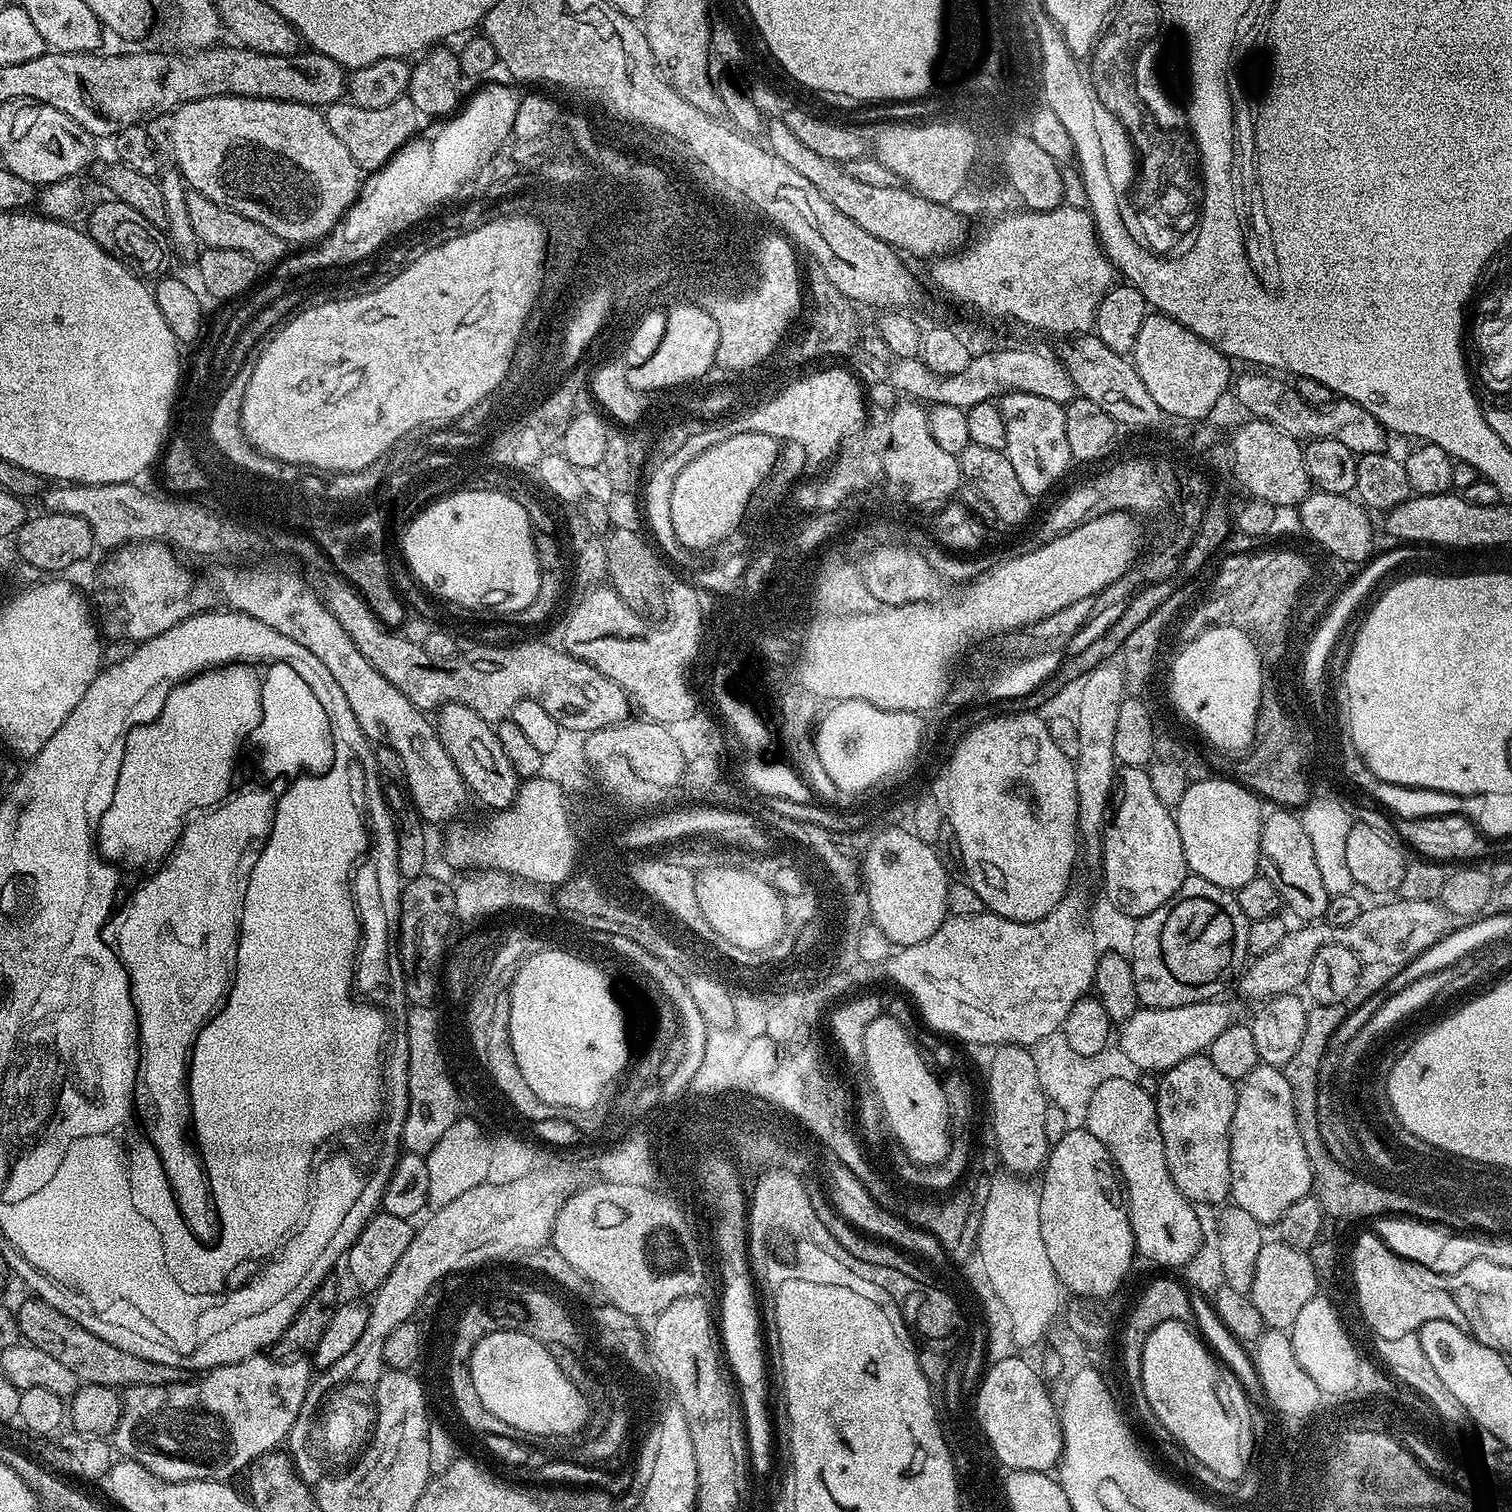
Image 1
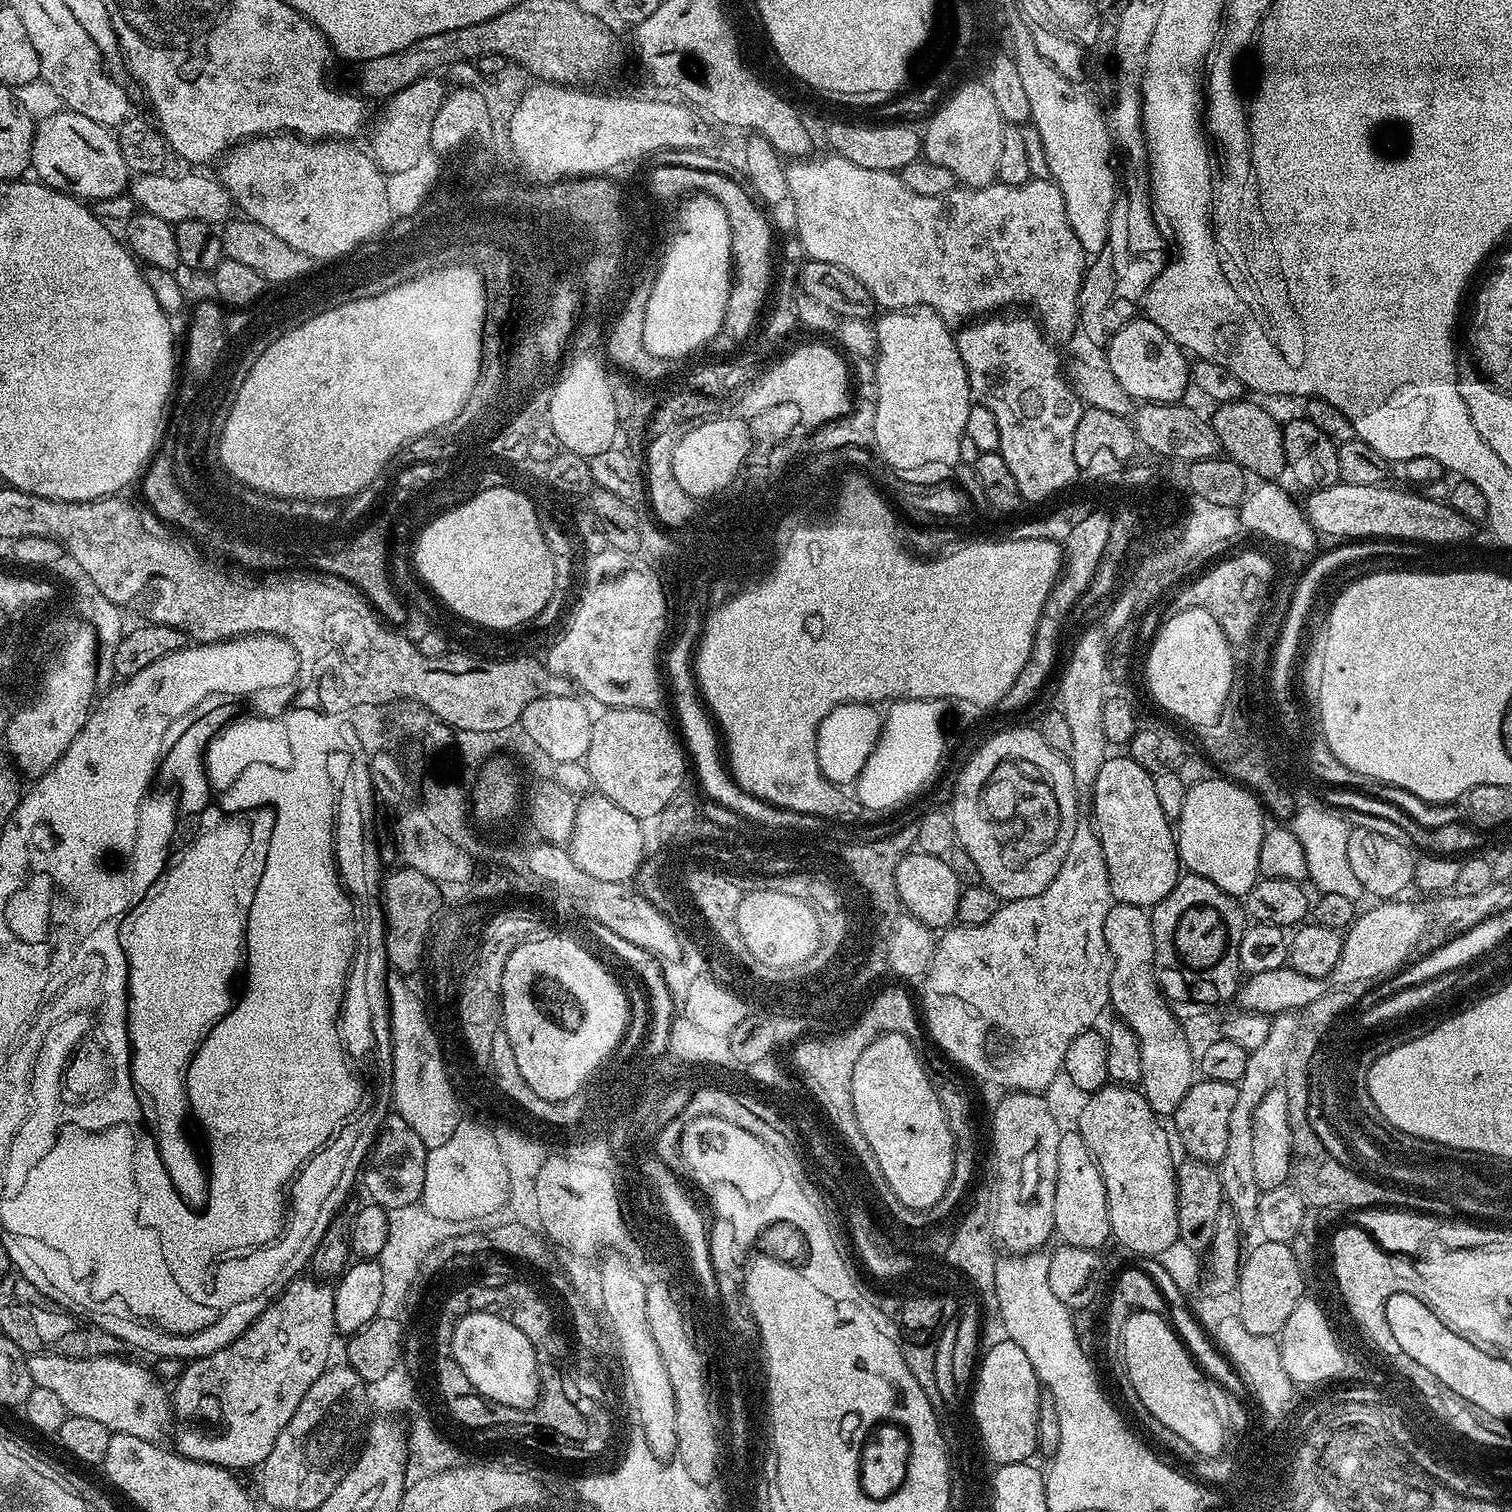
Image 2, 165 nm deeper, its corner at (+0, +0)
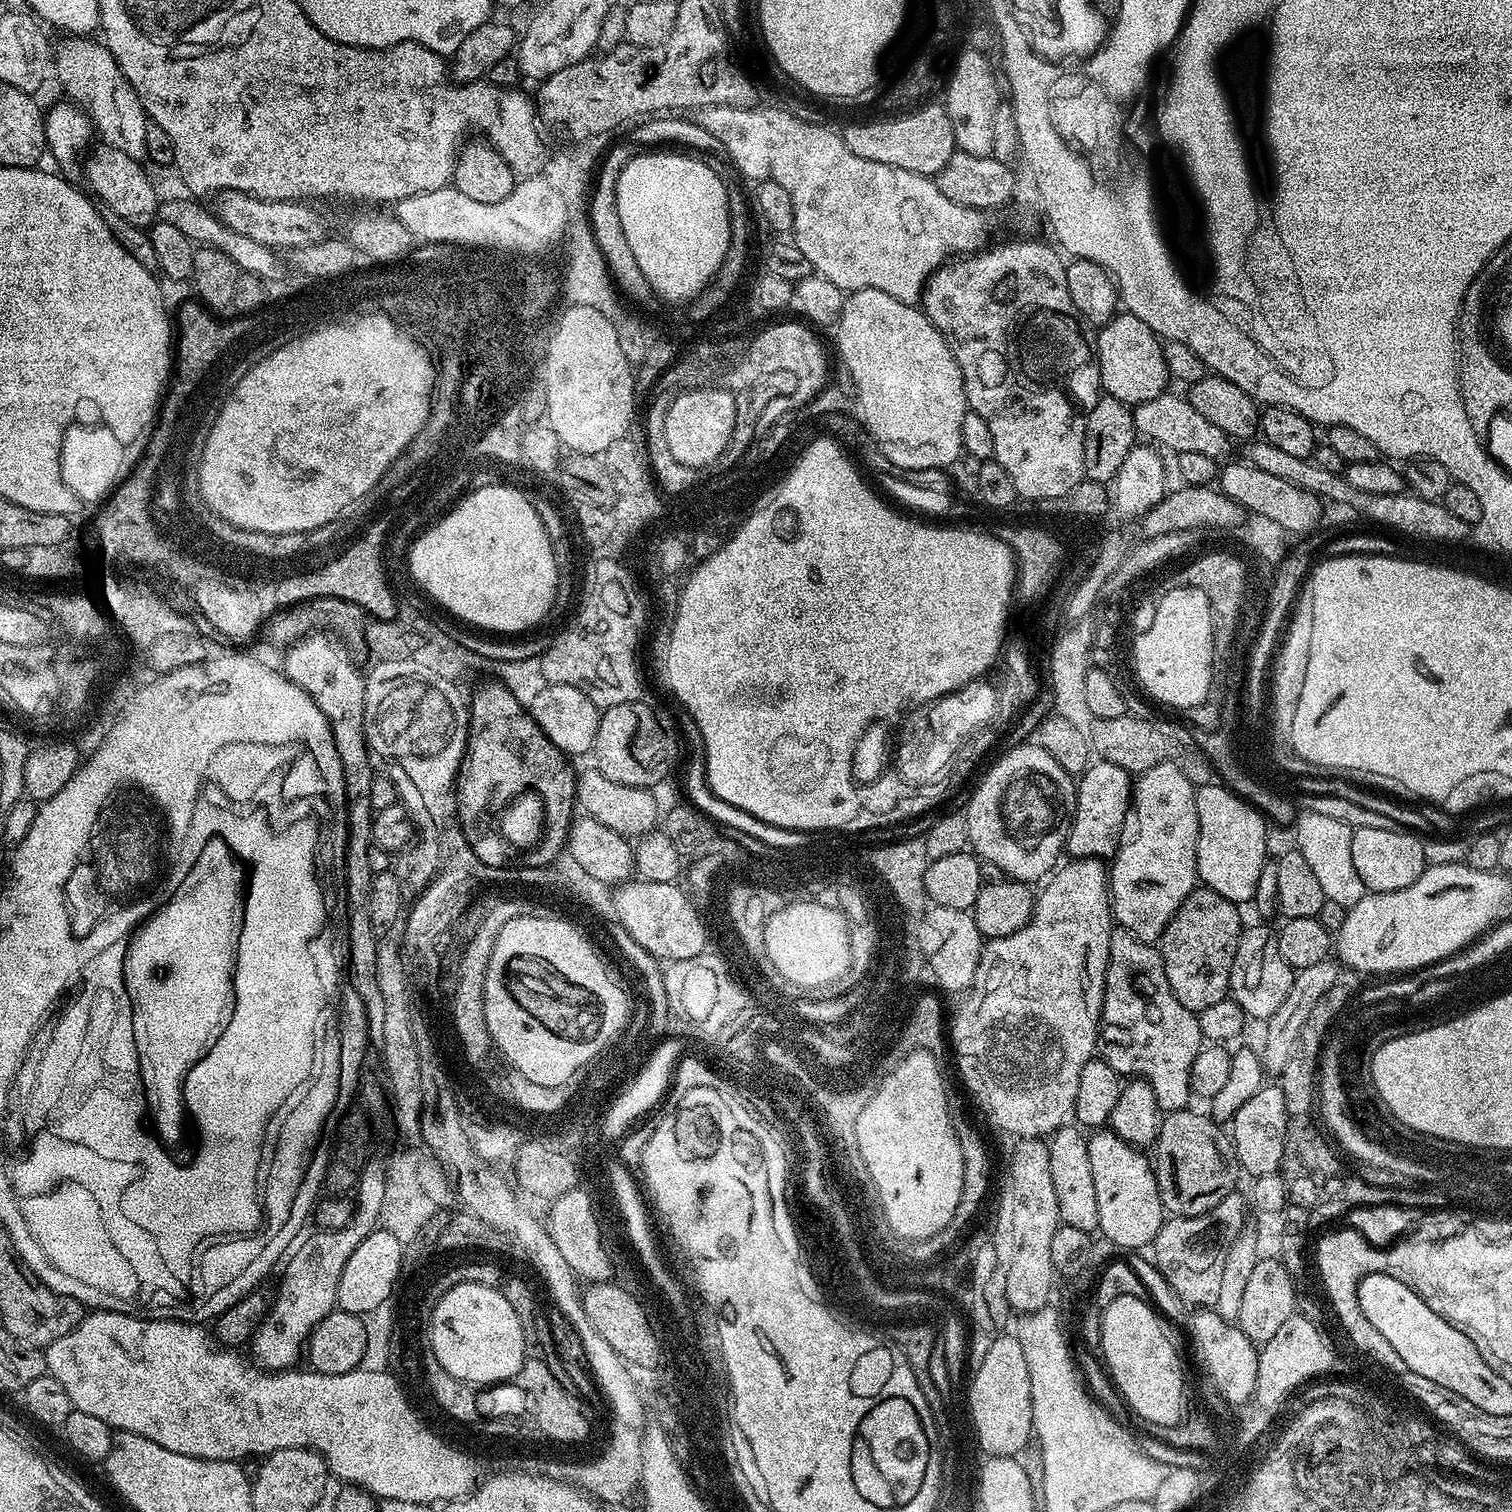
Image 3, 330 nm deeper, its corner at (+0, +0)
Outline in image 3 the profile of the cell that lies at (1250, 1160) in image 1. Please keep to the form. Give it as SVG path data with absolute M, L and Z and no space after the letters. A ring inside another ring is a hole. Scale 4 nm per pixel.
M1268 1082L1263 1088L1249 1098L1234 1114L1230 1121L1230 1139L1236 1154L1237 1165L1249 1172L1252 1178L1260 1175L1280 1171L1280 1163L1284 1157L1286 1146L1286 1126L1288 1115L1286 1114L1286 1098L1282 1094L1279 1083Z

